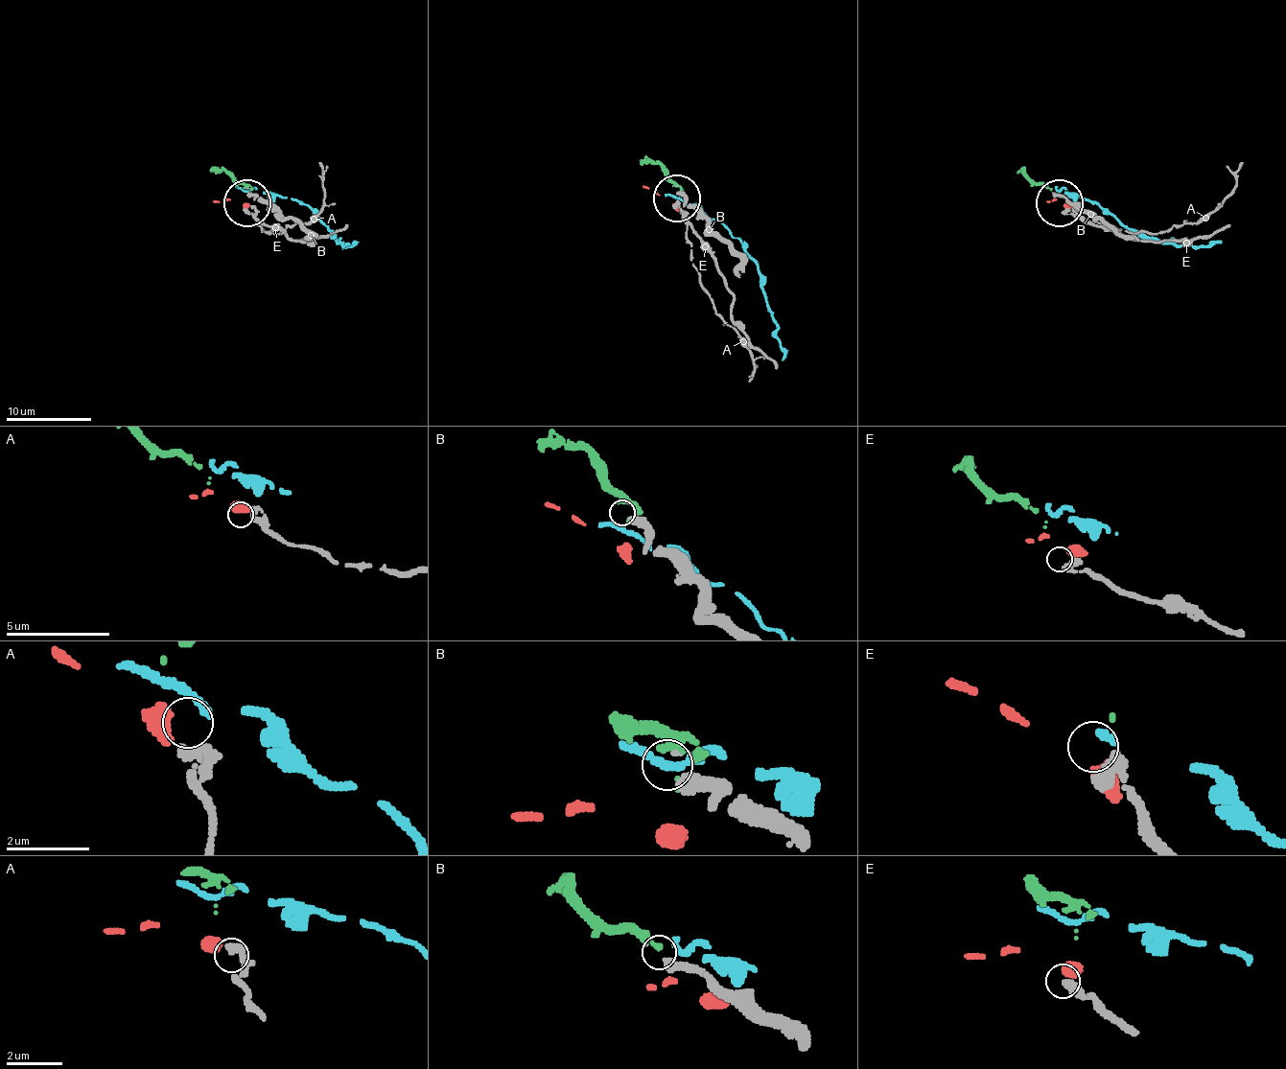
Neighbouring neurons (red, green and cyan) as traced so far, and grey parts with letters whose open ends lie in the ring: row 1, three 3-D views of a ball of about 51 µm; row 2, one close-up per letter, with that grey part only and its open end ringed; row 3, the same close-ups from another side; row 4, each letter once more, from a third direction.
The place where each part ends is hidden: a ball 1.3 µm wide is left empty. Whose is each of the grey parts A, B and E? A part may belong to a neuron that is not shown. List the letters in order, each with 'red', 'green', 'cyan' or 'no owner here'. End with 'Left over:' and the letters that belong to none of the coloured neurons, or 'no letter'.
A: red
B: green
E: no owner here
Left over: E

